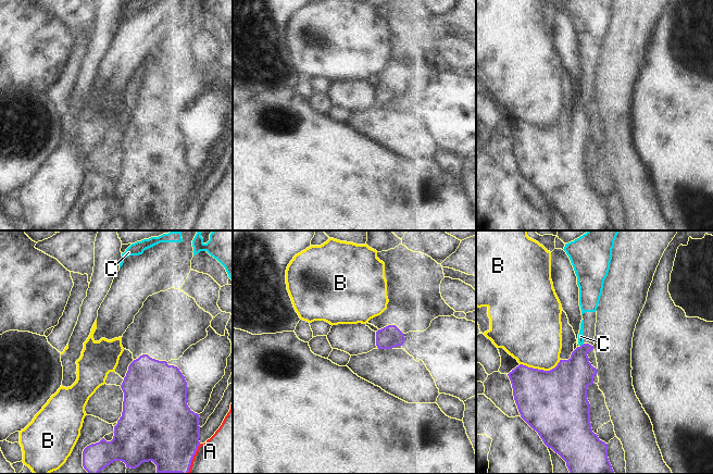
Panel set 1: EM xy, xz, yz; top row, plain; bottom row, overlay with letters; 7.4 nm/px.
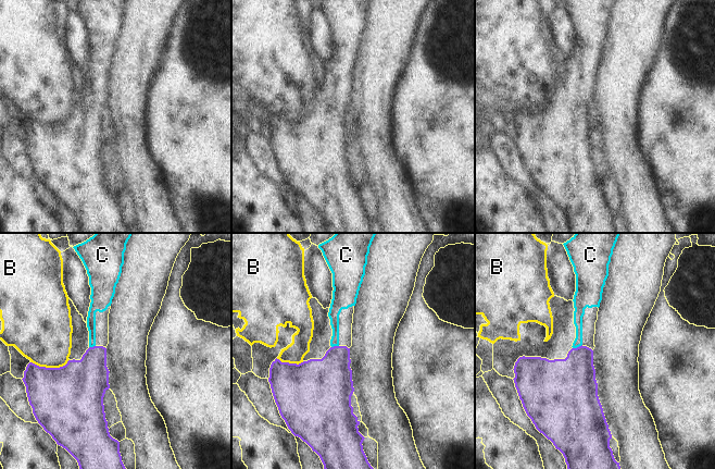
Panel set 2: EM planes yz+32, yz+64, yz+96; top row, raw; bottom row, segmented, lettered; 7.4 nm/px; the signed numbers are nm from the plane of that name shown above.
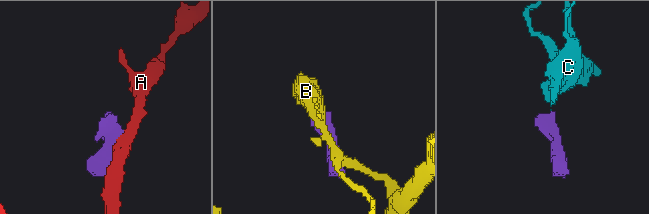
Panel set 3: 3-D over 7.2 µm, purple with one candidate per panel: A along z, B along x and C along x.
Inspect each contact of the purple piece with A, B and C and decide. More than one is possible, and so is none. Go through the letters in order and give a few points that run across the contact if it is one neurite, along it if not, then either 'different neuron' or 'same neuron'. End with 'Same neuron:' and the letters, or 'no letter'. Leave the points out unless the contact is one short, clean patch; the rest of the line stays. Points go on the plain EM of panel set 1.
A: different neuron
B: different neuron
C: line yz (572, 133), (577, 127), (582, 101), (580, 92); same neuron
Same neuron: C

